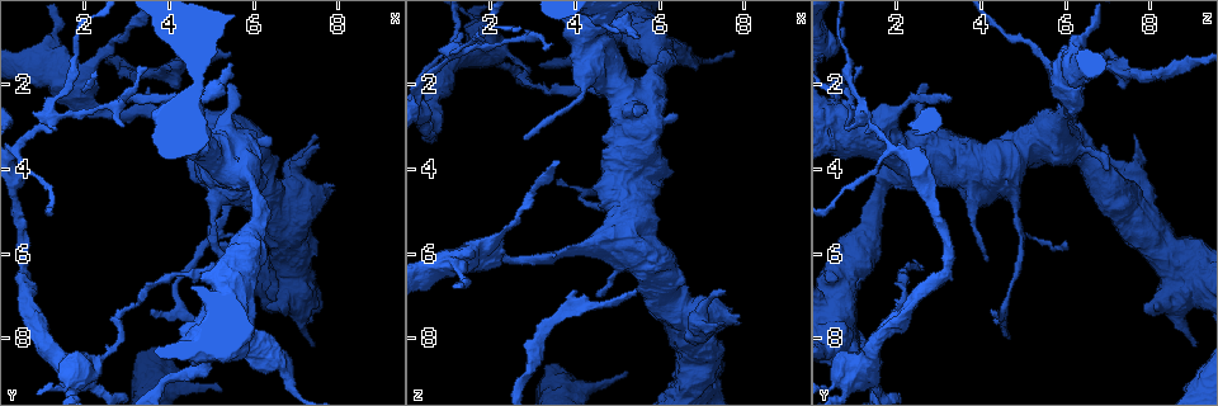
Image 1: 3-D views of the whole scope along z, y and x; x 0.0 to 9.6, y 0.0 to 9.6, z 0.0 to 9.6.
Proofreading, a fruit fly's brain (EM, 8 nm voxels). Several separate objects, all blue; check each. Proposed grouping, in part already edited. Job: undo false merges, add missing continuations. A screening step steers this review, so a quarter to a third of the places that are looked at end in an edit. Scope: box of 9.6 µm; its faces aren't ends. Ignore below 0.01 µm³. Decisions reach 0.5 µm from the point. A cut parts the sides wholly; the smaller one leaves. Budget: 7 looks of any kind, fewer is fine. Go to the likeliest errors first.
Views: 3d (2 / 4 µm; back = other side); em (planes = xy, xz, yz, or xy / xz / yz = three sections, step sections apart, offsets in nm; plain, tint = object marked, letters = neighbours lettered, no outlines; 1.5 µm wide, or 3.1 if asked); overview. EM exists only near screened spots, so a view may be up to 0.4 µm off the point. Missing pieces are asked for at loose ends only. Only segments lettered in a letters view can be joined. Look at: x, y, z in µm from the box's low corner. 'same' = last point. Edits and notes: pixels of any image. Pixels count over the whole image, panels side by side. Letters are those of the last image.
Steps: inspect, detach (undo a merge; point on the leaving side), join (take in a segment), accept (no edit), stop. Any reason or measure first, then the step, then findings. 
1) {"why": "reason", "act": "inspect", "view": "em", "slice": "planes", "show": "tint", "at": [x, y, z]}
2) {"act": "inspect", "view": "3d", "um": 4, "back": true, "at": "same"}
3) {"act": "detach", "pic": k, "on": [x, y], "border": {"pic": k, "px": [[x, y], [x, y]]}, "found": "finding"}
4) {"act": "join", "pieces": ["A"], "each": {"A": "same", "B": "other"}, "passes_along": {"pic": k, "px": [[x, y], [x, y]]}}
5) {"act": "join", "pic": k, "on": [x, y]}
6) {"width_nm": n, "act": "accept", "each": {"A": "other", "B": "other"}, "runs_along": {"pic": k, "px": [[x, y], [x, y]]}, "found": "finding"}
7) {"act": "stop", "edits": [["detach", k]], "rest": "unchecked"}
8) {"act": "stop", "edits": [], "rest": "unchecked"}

{"why": "free end", "act": "inspect", "view": "em", "slice": "yz", "step": 8, "show": "tint", "at": [3.55, 2.10, 6.05]}

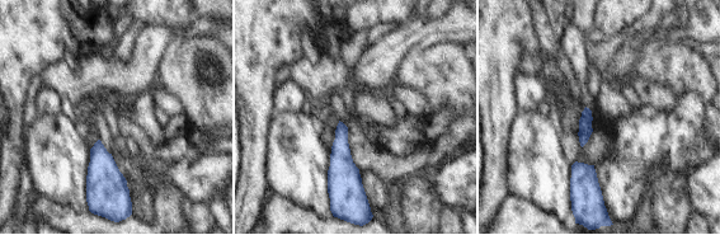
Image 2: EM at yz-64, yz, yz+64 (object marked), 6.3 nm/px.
{"why": "cut it another way", "act": "inspect", "view": "em", "slice": "planes", "show": "letters", "at": "same"}

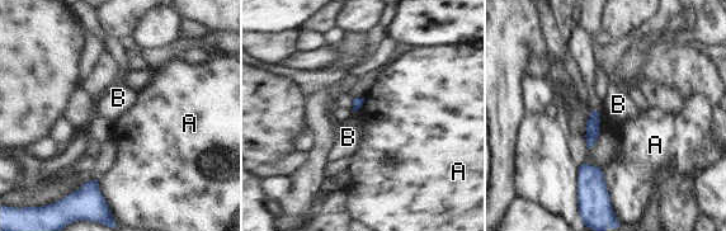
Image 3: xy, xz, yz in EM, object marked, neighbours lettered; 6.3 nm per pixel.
{"act": "accept", "each": {"A": "other", "B": "other"}, "found": "none of them fits"}

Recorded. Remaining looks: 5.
{"why": "tapers out", "act": "inspect", "view": "em", "slice": "planes", "show": "letters", "at": [4.55, 4.00, 7.05]}

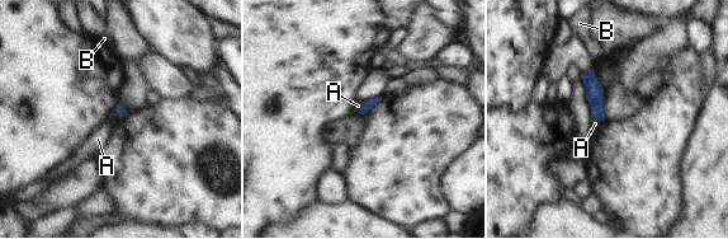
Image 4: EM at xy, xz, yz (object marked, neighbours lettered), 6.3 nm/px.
{"act": "accept", "each": {"A": "other", "B": "other"}, "border": {"pic": 4, "px": [[592, 117], [600, 121]]}, "found": "none of them fits"}

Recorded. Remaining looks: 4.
{"why": "thick end", "act": "inspect", "view": "em", "slice": "planes", "show": "letters", "at": [5.00, 0.65, 0.70]}

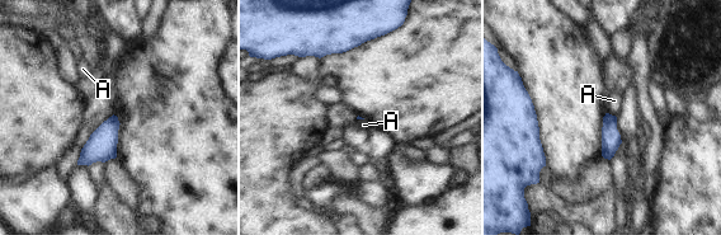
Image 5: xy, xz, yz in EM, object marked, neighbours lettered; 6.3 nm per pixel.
{"act": "accept", "each": {"A": "other"}, "border": {"pic": 5, "px": [[607, 112], [615, 116]]}, "found": "none of them fits"}

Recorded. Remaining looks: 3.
{"act": "stop", "edits": [], "rest": "unchecked"}

